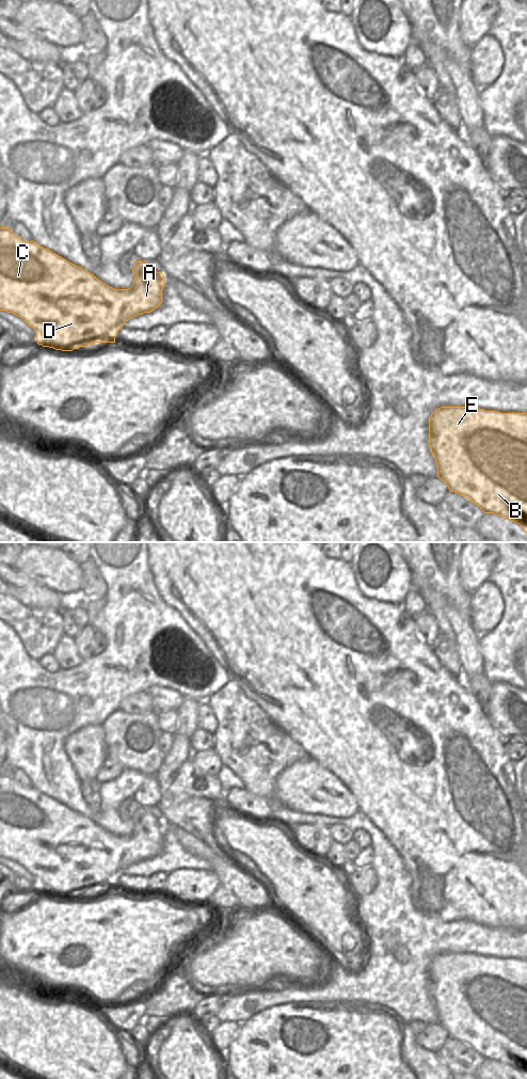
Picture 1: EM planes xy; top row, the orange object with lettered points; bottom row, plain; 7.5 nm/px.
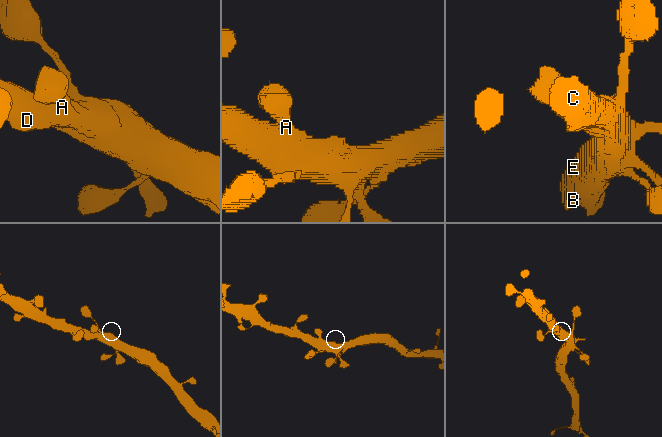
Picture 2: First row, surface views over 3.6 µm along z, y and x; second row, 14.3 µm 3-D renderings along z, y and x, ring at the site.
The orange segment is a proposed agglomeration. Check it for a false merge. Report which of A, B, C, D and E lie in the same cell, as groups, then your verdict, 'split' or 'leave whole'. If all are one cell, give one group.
A B C D E | leave whole

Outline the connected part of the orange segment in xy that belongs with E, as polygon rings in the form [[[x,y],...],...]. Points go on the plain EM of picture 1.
[[[441,953],[429,965],[429,993],[437,1012],[437,1024],[456,1038],[477,1051],[484,1060],[494,1060],[520,1070],[527,1079],[527,961],[500,959],[473,953]]]

